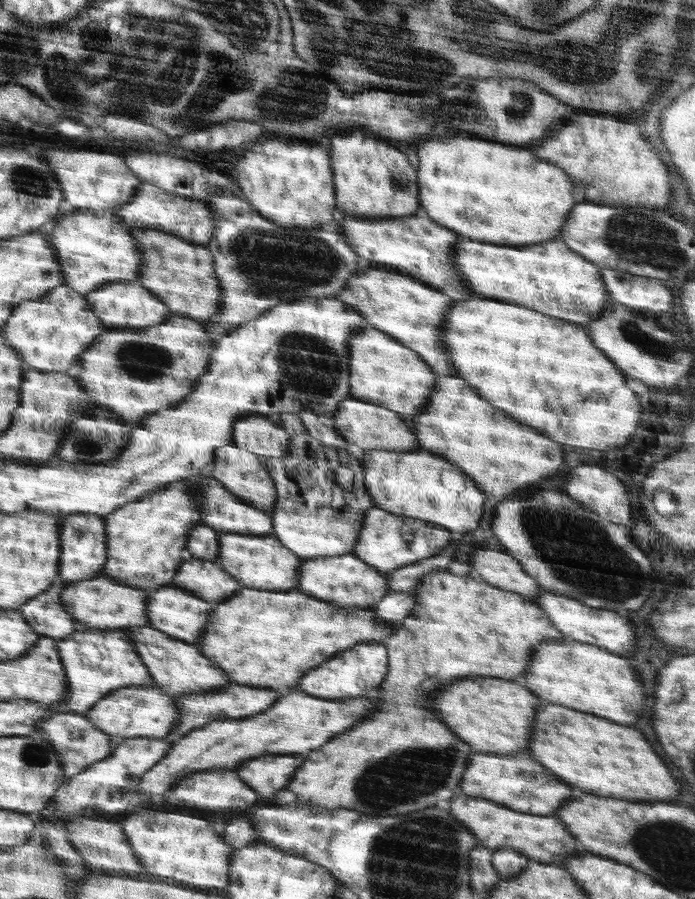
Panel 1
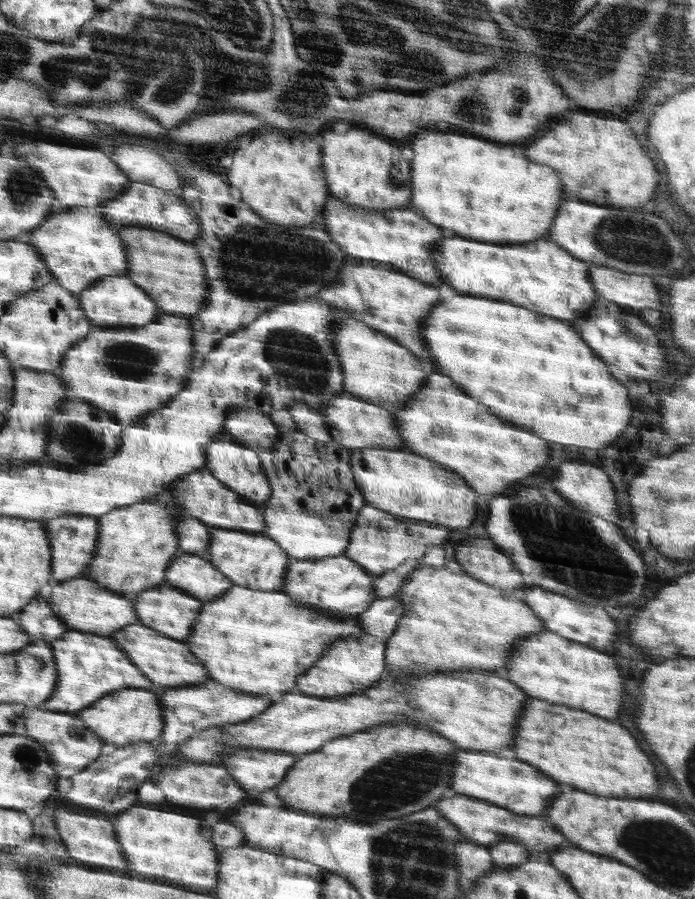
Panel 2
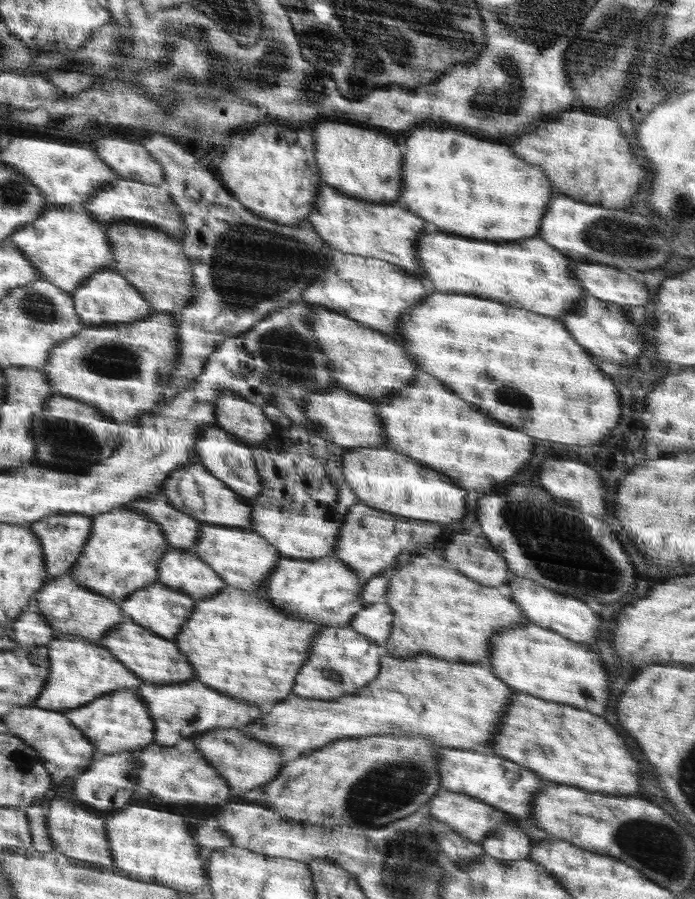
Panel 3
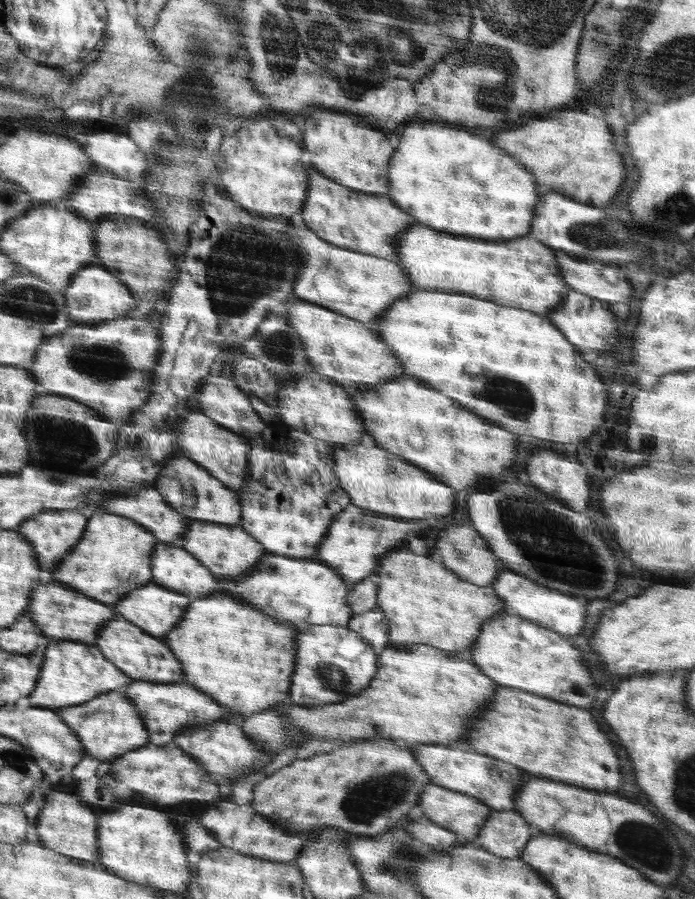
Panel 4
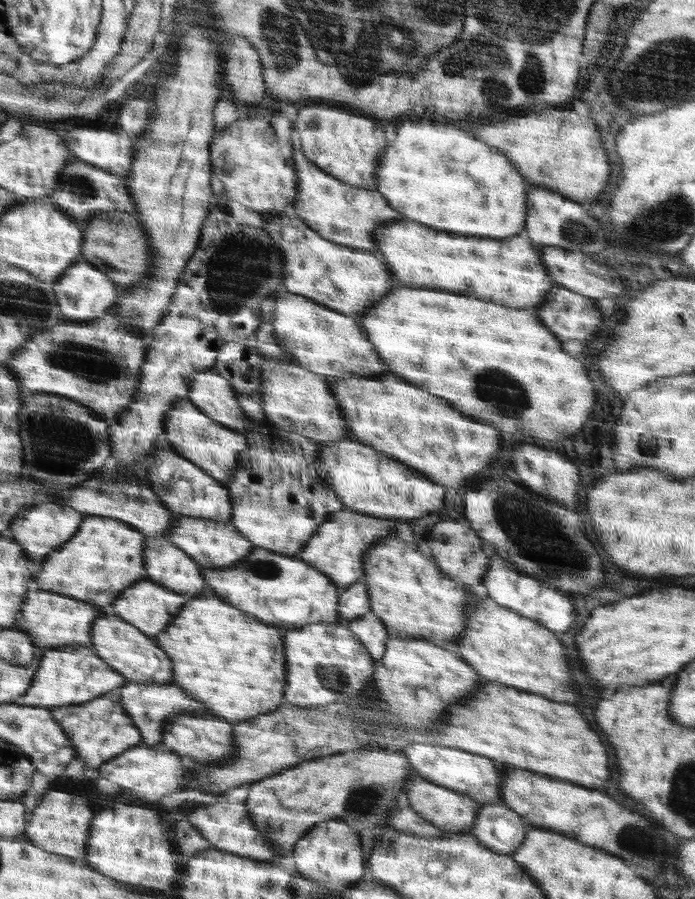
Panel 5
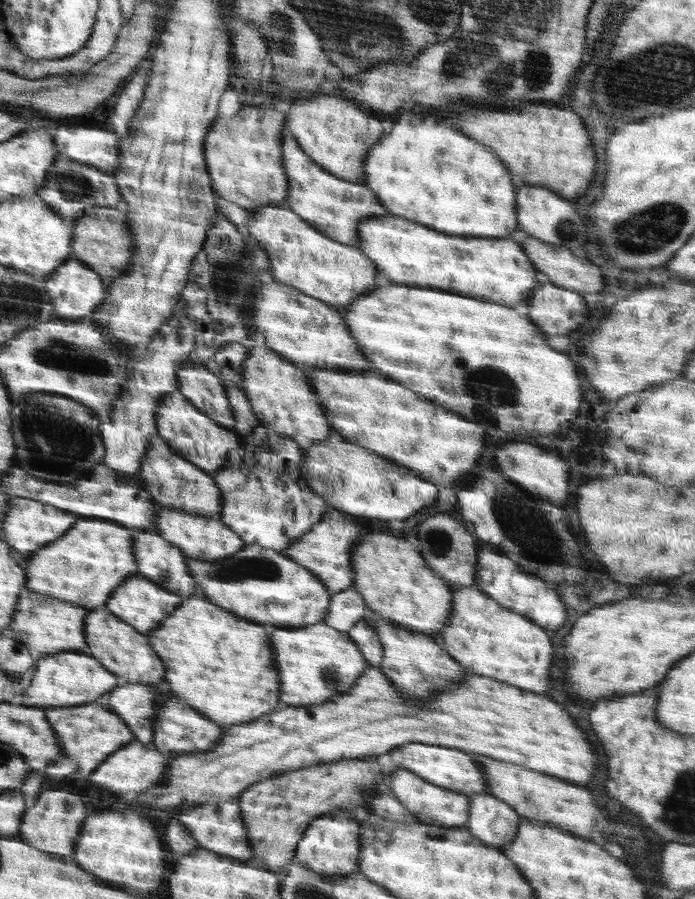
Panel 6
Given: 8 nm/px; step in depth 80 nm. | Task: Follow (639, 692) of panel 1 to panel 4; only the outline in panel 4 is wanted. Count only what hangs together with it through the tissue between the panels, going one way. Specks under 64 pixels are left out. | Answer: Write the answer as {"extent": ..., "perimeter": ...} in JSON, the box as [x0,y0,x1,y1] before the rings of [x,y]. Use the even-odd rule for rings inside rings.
{"extent":[465,611,596,708],"perimeter":[[[506,611],[484,624],[478,634],[477,646],[465,658],[472,658],[472,663],[476,663],[482,671],[486,670],[486,674],[502,686],[512,686],[572,706],[590,708],[596,698],[596,688],[592,684],[586,660],[578,648],[562,640],[562,637],[549,627]]]}

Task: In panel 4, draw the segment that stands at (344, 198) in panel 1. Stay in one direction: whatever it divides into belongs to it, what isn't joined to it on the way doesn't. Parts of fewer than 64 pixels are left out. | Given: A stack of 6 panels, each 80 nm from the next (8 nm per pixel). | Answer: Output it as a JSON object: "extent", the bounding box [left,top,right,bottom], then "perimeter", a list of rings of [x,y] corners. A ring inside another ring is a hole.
{"extent":[304,111,394,196],"perimeter":[[[332,111],[306,112],[304,114],[304,147],[312,168],[320,171],[332,182],[340,183],[361,193],[388,196],[391,180],[388,176],[390,160],[394,157],[392,142],[380,130],[350,118],[350,114]]]}

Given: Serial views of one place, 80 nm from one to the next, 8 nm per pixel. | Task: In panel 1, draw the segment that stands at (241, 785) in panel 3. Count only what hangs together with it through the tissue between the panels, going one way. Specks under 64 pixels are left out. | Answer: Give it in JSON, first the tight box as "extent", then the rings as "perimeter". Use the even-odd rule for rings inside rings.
{"extent":[234,754,304,798],"perimeter":[[[304,754],[266,755],[245,760],[242,766],[237,766],[234,770],[261,797],[272,798],[288,784],[288,780],[292,780],[294,772],[304,762]]]}

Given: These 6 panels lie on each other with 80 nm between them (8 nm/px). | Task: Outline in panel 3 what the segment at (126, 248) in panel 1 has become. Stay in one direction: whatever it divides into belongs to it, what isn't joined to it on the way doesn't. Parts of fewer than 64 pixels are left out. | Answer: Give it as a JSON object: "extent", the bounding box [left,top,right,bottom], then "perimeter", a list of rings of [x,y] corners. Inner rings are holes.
{"extent":[8,206,113,292],"perimeter":[[[51,206],[42,211],[36,221],[29,222],[28,225],[16,229],[9,234],[8,239],[14,246],[18,246],[22,254],[37,268],[42,279],[54,283],[54,286],[61,287],[62,290],[72,292],[77,289],[92,273],[97,273],[102,269],[113,268],[113,248],[109,243],[108,234],[105,233],[105,226],[97,219],[86,214],[86,210],[74,210],[67,207]]]}

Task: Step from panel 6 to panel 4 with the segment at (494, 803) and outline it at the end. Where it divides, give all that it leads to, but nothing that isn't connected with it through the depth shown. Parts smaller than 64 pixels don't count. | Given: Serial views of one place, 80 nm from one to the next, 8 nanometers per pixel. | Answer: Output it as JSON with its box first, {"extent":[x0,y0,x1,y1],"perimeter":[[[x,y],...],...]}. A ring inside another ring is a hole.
{"extent":[476,809,530,860],"perimeter":[[[498,809],[486,820],[476,841],[490,854],[514,860],[522,856],[530,837],[530,829],[518,812]]]}

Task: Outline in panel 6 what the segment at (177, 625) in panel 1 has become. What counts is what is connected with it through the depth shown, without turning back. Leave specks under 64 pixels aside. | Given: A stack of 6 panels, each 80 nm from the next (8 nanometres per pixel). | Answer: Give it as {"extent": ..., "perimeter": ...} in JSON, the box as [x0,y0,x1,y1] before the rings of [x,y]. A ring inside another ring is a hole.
{"extent":[105,574,184,632],"perimeter":[[[138,574],[118,586],[105,607],[130,626],[138,628],[138,631],[148,632],[150,630],[152,632],[152,628],[159,627],[166,618],[180,608],[182,602],[184,598],[181,595],[174,594],[173,591],[166,590],[165,587],[158,586],[157,583]]]}

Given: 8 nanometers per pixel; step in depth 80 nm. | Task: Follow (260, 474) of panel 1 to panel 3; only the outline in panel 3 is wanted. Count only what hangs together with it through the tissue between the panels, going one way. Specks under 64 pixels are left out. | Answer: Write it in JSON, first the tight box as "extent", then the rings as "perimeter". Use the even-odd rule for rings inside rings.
{"extent":[195,425,261,499],"perimeter":[[[208,425],[208,428],[200,430],[200,438],[198,438],[195,448],[197,449],[197,462],[221,479],[225,486],[237,495],[240,494],[251,499],[261,493],[261,475],[256,472],[252,450],[248,446],[240,444],[238,440],[232,440],[232,436],[228,432],[216,428],[216,425]]]}

